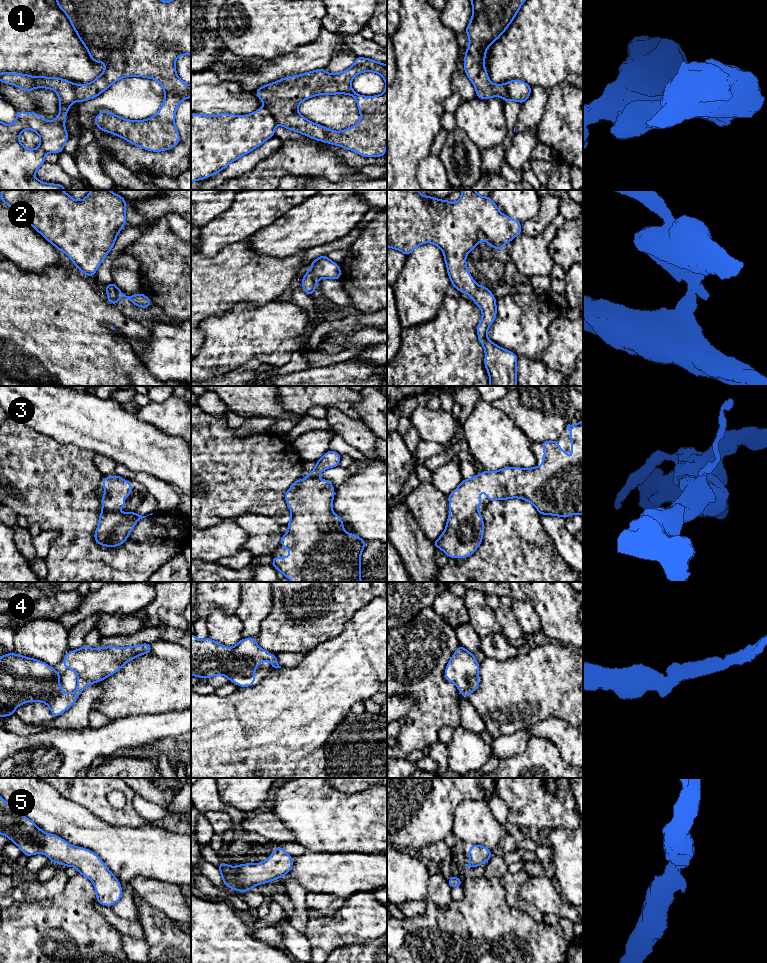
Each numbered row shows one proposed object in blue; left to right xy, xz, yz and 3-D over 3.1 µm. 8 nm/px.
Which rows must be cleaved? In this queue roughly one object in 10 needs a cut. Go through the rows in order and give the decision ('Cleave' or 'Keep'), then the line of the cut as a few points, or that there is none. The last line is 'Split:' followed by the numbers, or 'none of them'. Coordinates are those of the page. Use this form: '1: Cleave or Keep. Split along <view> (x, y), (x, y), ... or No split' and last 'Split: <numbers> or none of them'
1: Cleave. Split along xz (264, 106), (277, 123)
2: Keep. No split
3: Keep. No split
4: Keep. No split
5: Keep. No split
Split: 1

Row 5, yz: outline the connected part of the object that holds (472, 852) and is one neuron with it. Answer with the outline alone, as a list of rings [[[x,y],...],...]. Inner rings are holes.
[[[473,844],[468,849],[467,854],[470,859],[470,862],[465,868],[467,867],[475,868],[477,866],[487,863],[492,856],[492,851],[489,850],[484,845]]]

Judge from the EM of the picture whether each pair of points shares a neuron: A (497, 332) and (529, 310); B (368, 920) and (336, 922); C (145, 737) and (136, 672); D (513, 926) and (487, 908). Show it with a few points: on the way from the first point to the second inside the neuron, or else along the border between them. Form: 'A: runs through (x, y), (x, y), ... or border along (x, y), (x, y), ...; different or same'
A: runs through (505, 331), (508, 331), (521, 318); same
B: runs through (360, 920), (344, 922); same
C: border along (166, 714), (137, 714), (123, 716), (119, 719); different
D: runs through (507, 926), (493, 914); same

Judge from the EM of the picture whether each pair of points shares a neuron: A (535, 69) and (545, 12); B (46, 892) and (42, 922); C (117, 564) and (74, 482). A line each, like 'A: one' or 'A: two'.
A: one
B: two
C: one

